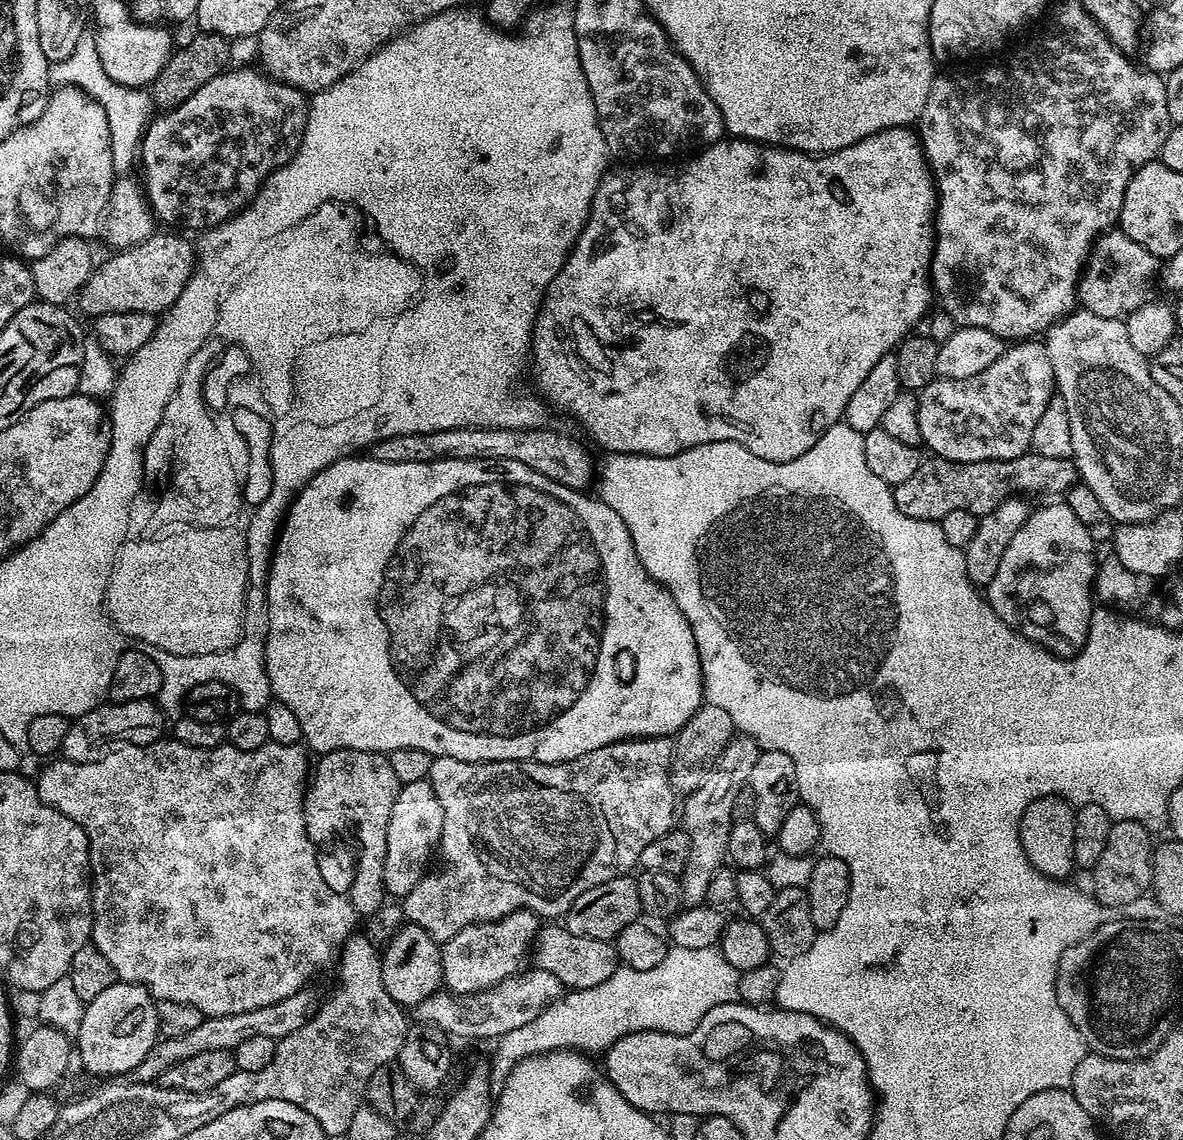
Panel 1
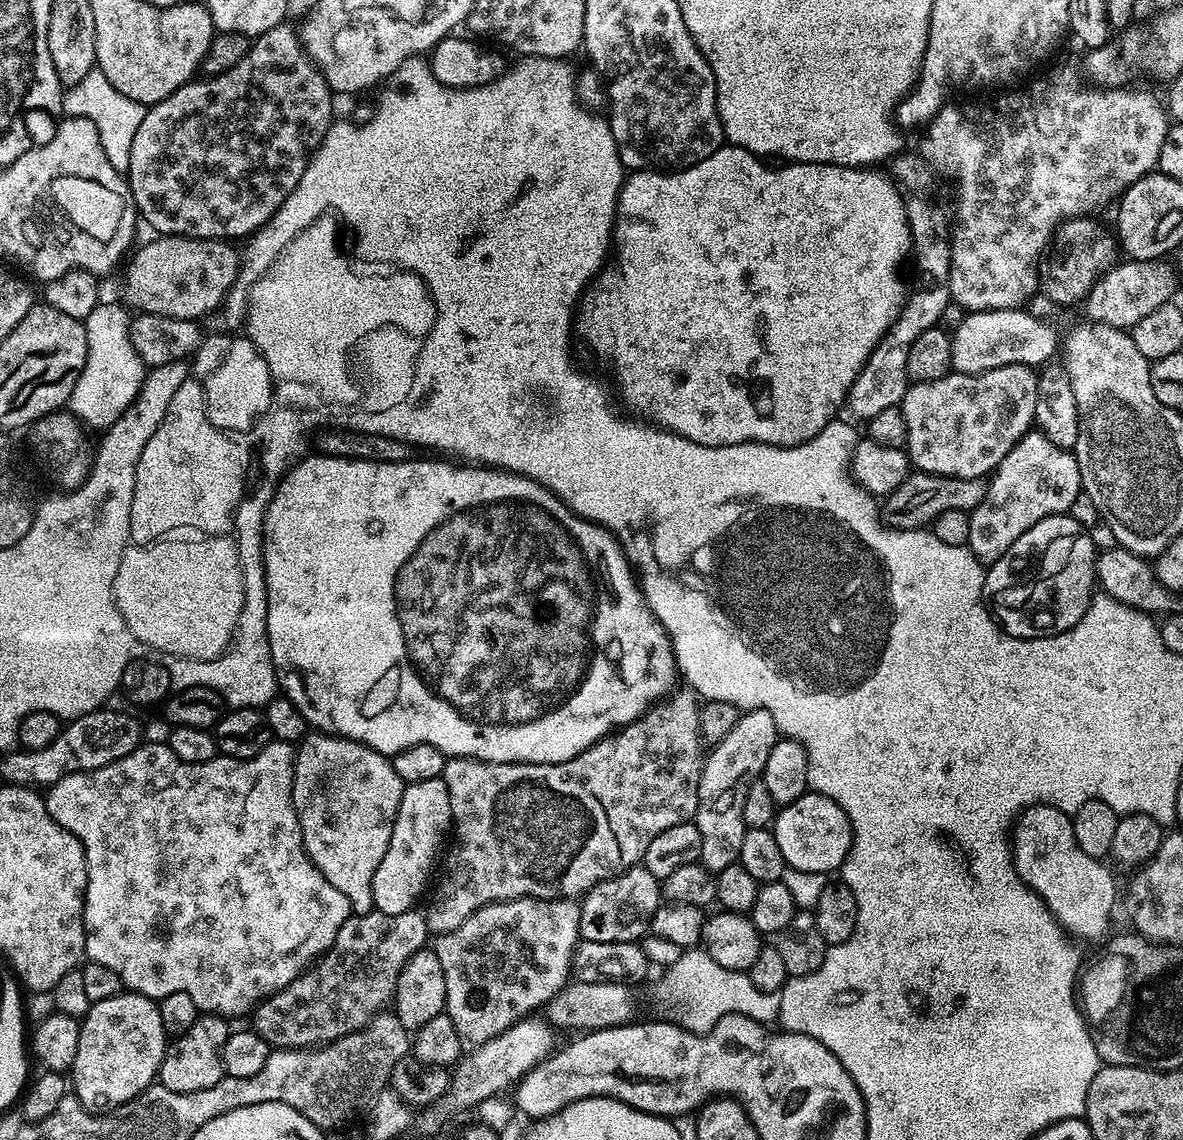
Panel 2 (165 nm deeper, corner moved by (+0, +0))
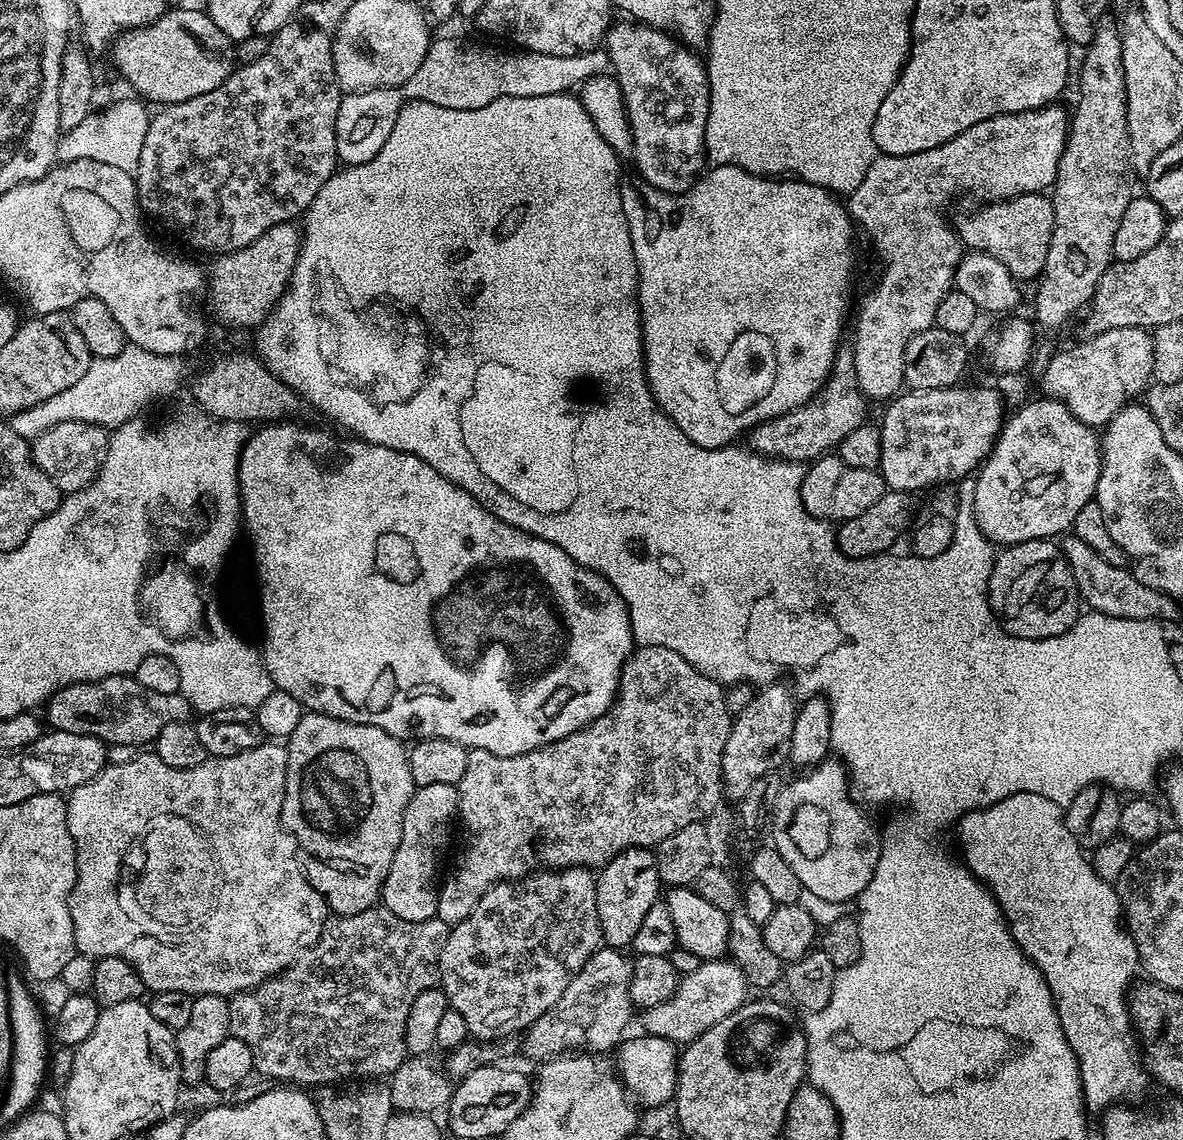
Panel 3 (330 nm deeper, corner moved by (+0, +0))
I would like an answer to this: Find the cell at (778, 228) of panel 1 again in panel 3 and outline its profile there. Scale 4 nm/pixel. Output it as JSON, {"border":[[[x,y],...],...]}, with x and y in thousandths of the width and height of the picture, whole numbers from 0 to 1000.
{"border":[[[604,145],[599,146],[593,154],[591,159],[579,168],[560,168],[543,160],[539,161],[540,164],[538,168],[527,167],[524,170],[529,196],[533,202],[531,213],[537,218],[538,239],[541,241],[539,273],[541,275],[541,289],[544,291],[544,326],[548,329],[548,338],[552,349],[555,350],[555,355],[571,370],[573,377],[577,377],[577,381],[580,381],[580,384],[583,384],[583,388],[587,388],[594,393],[615,393],[621,387],[619,386],[621,382],[626,382],[628,379],[629,382],[635,380],[639,373],[646,372],[649,368],[657,368],[658,365],[663,365],[665,361],[670,361],[672,358],[682,354],[700,336],[700,331],[703,329],[703,318],[706,318],[708,308],[711,304],[710,298],[707,295],[713,293],[713,280],[717,277],[716,274],[713,273],[713,259],[720,253],[720,204],[722,204],[722,194],[719,189],[715,188],[715,182],[711,173],[694,162],[686,161],[677,156],[671,160],[673,161],[658,161],[658,160],[660,160],[658,157],[639,154],[631,151],[631,148],[626,148],[624,146]]]}

